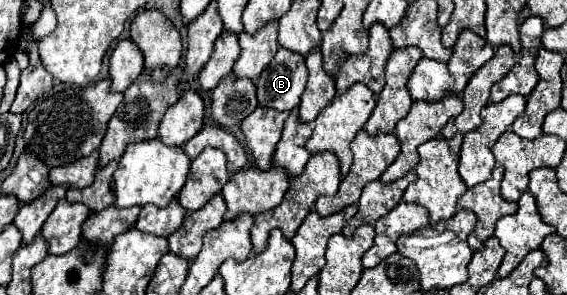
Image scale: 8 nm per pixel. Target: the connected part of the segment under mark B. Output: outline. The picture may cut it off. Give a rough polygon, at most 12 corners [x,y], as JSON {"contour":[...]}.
{"contour":[[279,49],[257,79],[261,107],[291,111],[307,83],[299,55]]}

